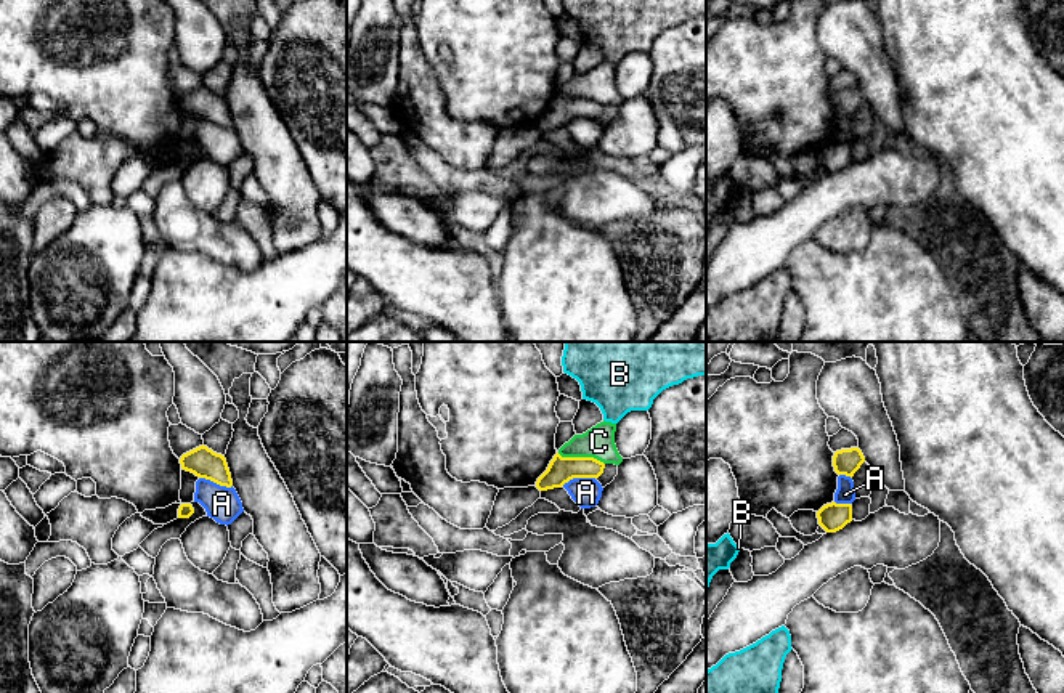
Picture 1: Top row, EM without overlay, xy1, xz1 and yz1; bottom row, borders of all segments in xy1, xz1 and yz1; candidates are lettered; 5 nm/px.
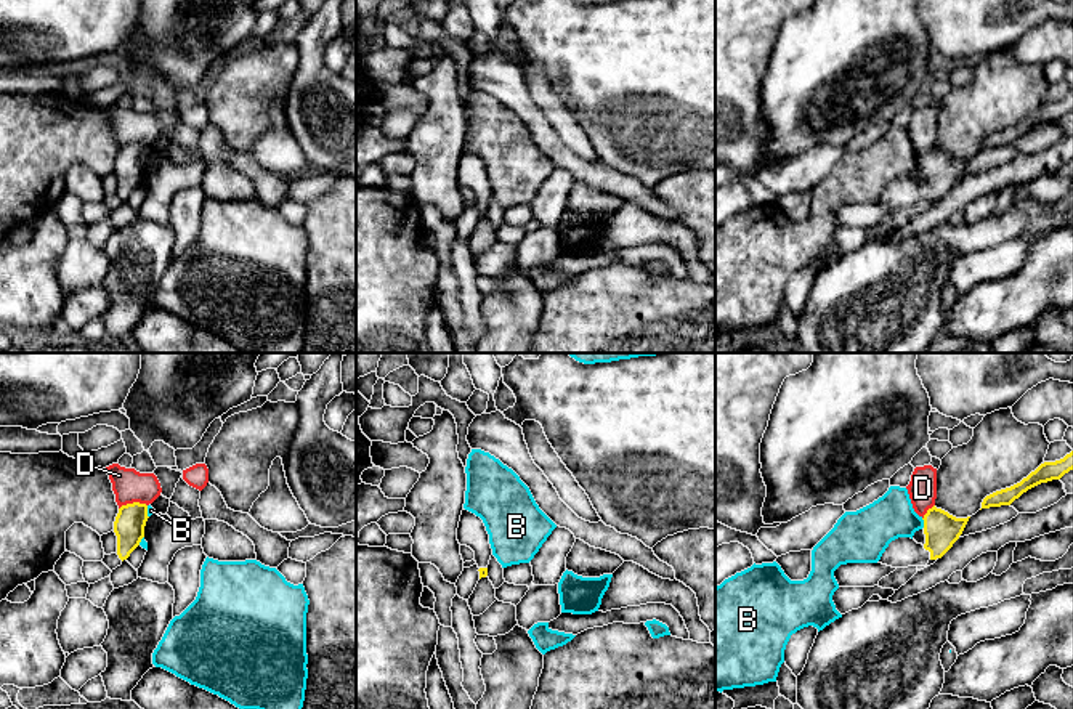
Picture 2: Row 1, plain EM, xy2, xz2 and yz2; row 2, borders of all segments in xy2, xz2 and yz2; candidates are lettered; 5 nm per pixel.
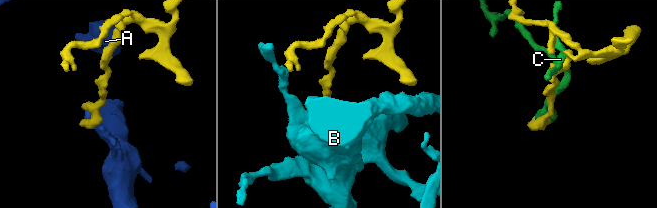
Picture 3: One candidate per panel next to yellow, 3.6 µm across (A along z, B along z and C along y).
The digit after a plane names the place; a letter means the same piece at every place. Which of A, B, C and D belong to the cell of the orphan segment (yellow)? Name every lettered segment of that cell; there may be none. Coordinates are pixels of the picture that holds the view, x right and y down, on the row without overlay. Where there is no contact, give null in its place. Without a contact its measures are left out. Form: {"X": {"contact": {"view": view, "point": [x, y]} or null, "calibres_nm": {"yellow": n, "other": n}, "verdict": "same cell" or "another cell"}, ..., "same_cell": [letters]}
{"A": {"contact": {"view": "xy1", "point": [215, 122]}, "calibres_nm": {"yellow": 150, "other": 170}, "verdict": "another cell"}, "B": {"contact": {"view": "yz2", "point": [924, 164]}, "calibres_nm": {"yellow": 180, "other": 220}, "verdict": "another cell"}, "C": {"contact": {"view": "xz1", "point": [581, 98]}, "calibres_nm": {"yellow": 140, "other": 160}, "verdict": "another cell"}, "D": {"contact": {"view": "xy2", "point": [133, 143]}, "calibres_nm": {"yellow": 160, "other": 160}, "verdict": "another cell"}, "same_cell": []}

